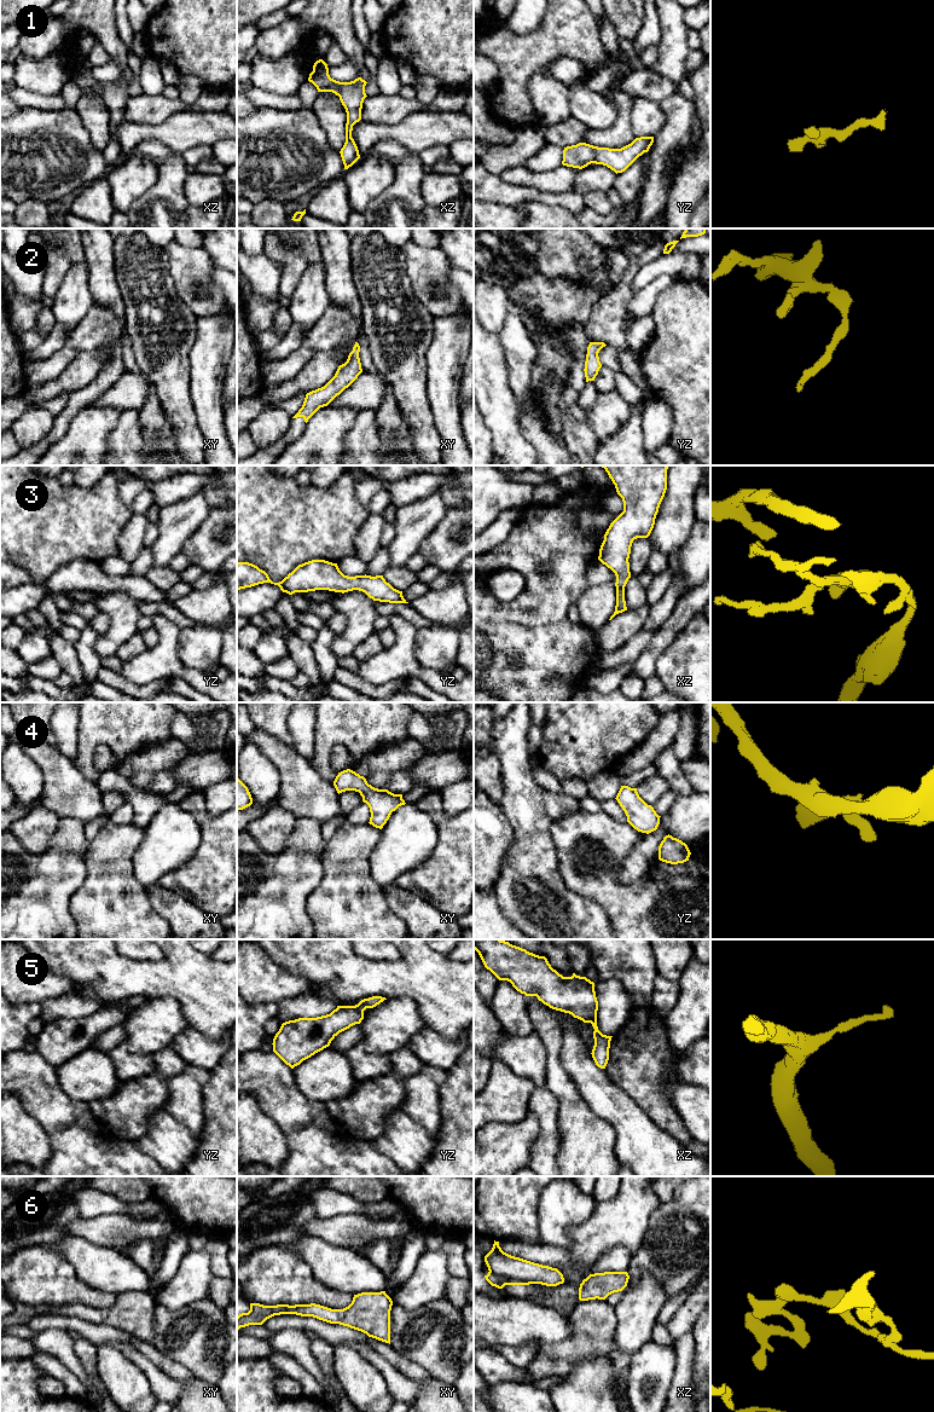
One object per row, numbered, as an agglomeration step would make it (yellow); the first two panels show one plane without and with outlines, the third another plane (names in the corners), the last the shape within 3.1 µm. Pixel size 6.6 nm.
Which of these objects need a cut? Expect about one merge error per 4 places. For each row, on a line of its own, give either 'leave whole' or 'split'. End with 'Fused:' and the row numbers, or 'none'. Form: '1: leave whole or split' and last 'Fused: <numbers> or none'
1: leave whole
2: leave whole
3: leave whole
4: leave whole
5: leave whole
6: split
Fused: 6

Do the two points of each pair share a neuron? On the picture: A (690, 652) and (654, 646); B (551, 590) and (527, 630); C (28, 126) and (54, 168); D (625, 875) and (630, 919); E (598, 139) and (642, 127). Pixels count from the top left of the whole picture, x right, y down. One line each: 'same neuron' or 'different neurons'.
A: different neurons
B: same neuron
C: same neuron
D: different neurons
E: different neurons

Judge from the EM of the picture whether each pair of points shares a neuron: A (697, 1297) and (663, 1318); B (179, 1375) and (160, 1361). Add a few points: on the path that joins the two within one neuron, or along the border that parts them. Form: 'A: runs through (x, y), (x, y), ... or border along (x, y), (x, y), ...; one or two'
A: border along (695, 1288), (665, 1325); two
B: runs through (174, 1370), (164, 1364); one

